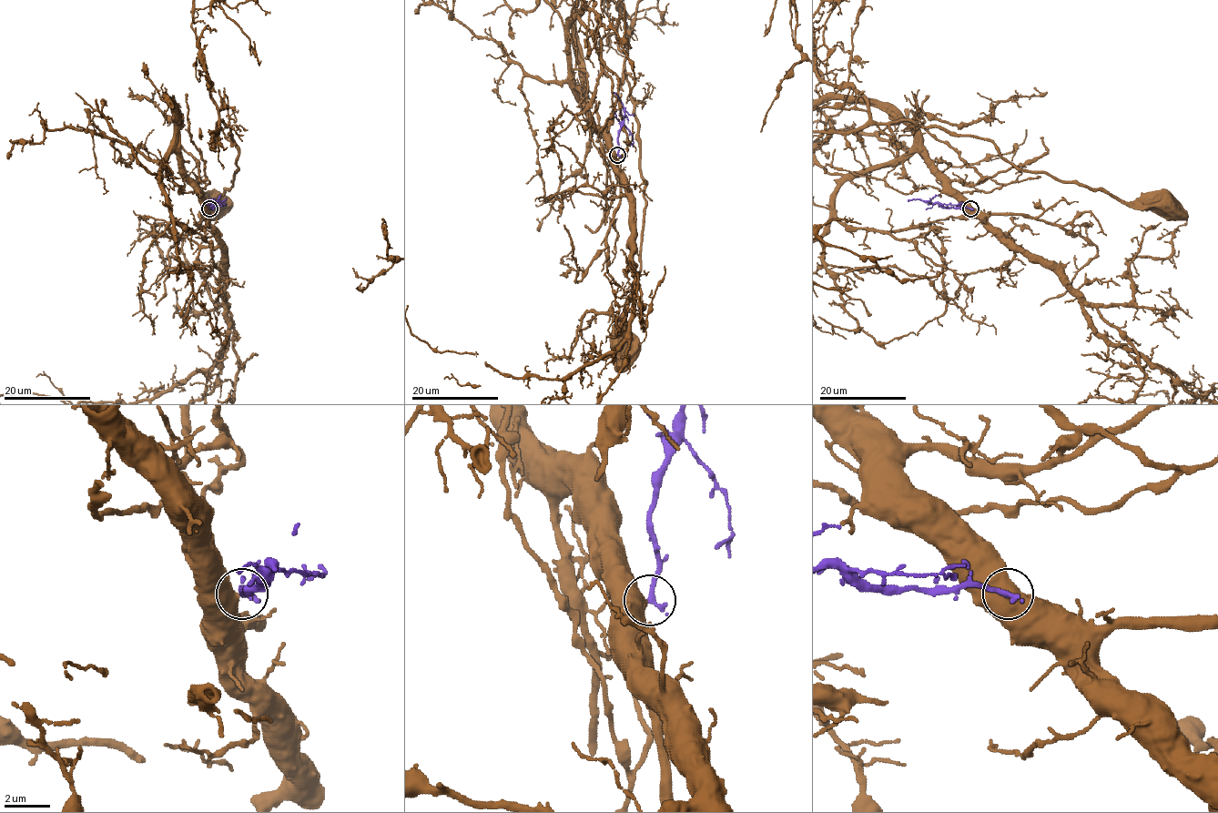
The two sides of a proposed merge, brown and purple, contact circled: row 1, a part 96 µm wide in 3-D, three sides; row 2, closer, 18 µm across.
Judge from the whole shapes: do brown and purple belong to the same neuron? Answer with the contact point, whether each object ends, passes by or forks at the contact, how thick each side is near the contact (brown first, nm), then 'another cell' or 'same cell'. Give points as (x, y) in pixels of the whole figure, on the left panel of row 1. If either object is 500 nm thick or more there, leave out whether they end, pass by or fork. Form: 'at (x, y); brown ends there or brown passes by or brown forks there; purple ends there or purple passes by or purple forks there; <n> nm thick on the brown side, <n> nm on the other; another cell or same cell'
at (209, 208); 650 nm thick on the brown side, 280 nm on the other; same cell

